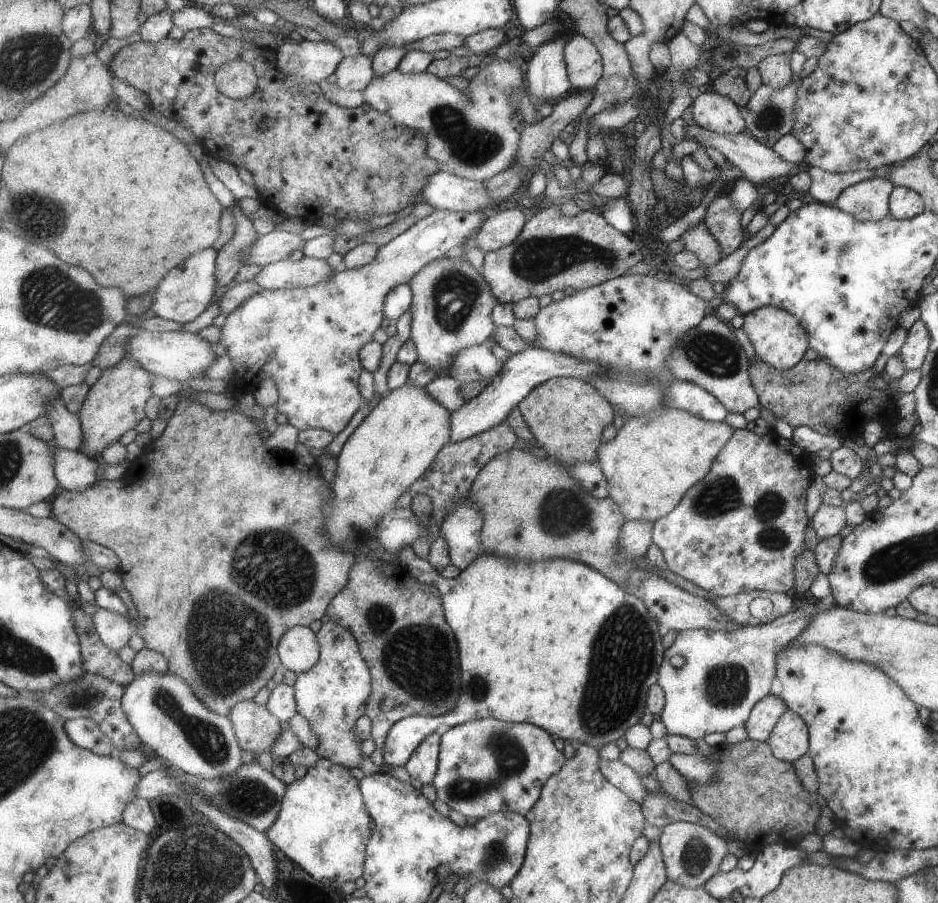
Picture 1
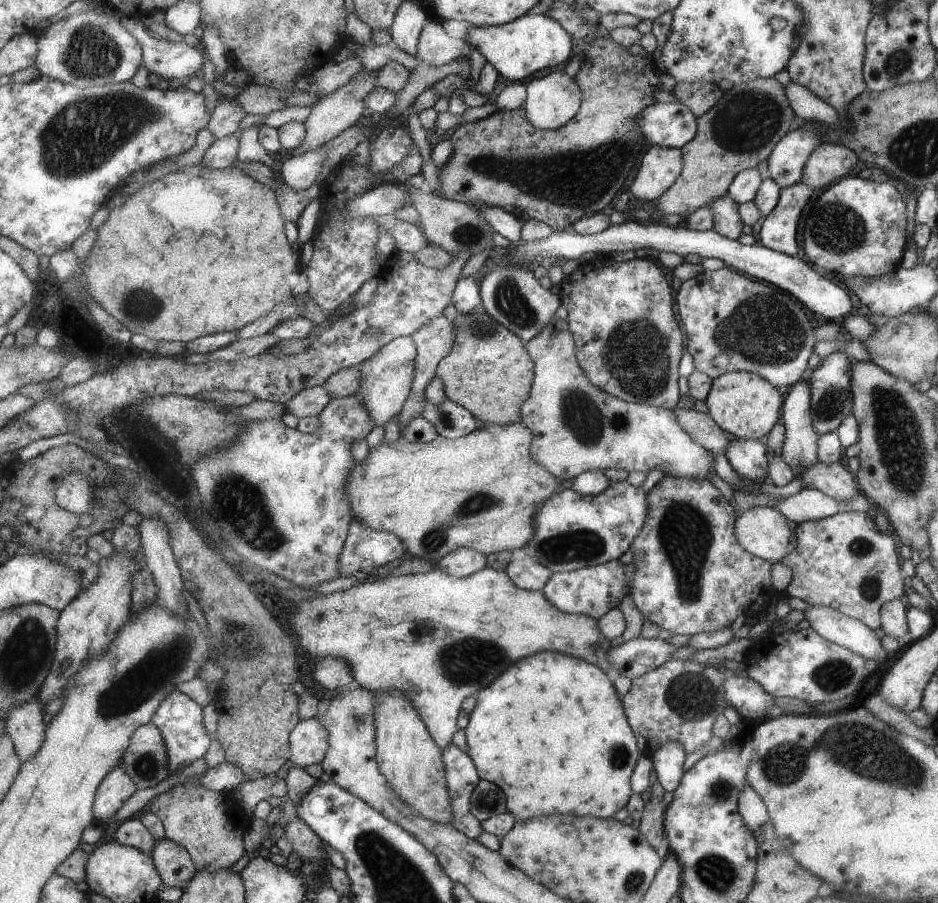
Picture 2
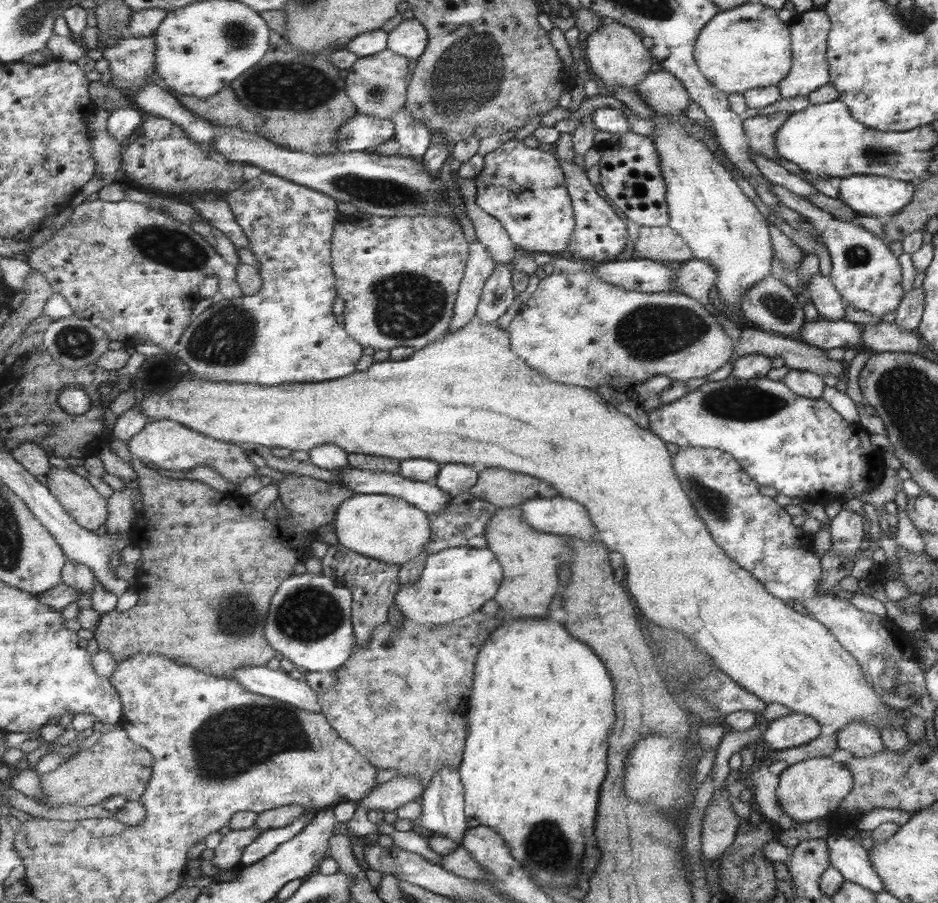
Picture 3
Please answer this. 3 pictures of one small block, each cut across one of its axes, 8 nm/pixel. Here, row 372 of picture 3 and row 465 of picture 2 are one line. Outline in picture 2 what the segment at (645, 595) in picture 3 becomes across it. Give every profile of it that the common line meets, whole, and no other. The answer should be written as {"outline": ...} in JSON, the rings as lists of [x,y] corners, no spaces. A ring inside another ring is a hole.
{"outline":[[[523,422],[519,424],[513,424],[513,426],[501,426],[501,424],[485,424],[485,428],[477,428],[475,432],[471,432],[469,436],[465,438],[459,438],[459,440],[449,440],[449,438],[435,438],[433,442],[427,442],[427,444],[411,444],[411,442],[405,442],[403,438],[395,440],[395,442],[385,442],[377,448],[371,448],[369,456],[365,462],[357,464],[353,468],[353,476],[349,476],[349,500],[351,500],[351,508],[353,508],[353,514],[355,514],[355,520],[367,524],[369,528],[375,528],[379,532],[391,532],[391,534],[397,534],[407,550],[415,556],[415,558],[423,558],[431,564],[439,564],[447,554],[455,552],[455,550],[461,550],[461,548],[467,548],[467,550],[475,550],[475,552],[483,552],[485,556],[489,554],[497,554],[501,550],[507,550],[511,552],[513,556],[519,556],[521,550],[533,540],[535,536],[535,520],[537,520],[537,514],[539,514],[539,508],[549,502],[557,492],[561,492],[561,482],[555,474],[551,474],[545,466],[541,466],[535,458],[533,458],[533,452],[531,452],[531,446],[535,442],[535,432],[529,430]]]}

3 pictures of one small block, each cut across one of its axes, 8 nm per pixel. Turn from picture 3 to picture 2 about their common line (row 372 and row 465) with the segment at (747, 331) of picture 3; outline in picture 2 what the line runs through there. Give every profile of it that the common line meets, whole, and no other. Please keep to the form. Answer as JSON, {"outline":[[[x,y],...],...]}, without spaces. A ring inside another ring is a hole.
{"outline":[[[843,460],[835,462],[831,466],[827,466],[823,462],[817,462],[807,472],[803,472],[803,474],[799,474],[795,478],[801,480],[803,486],[807,484],[813,490],[825,492],[829,498],[839,500],[839,502],[845,502],[845,500],[849,502],[851,498],[861,494],[853,474],[847,470],[847,464]]]}

